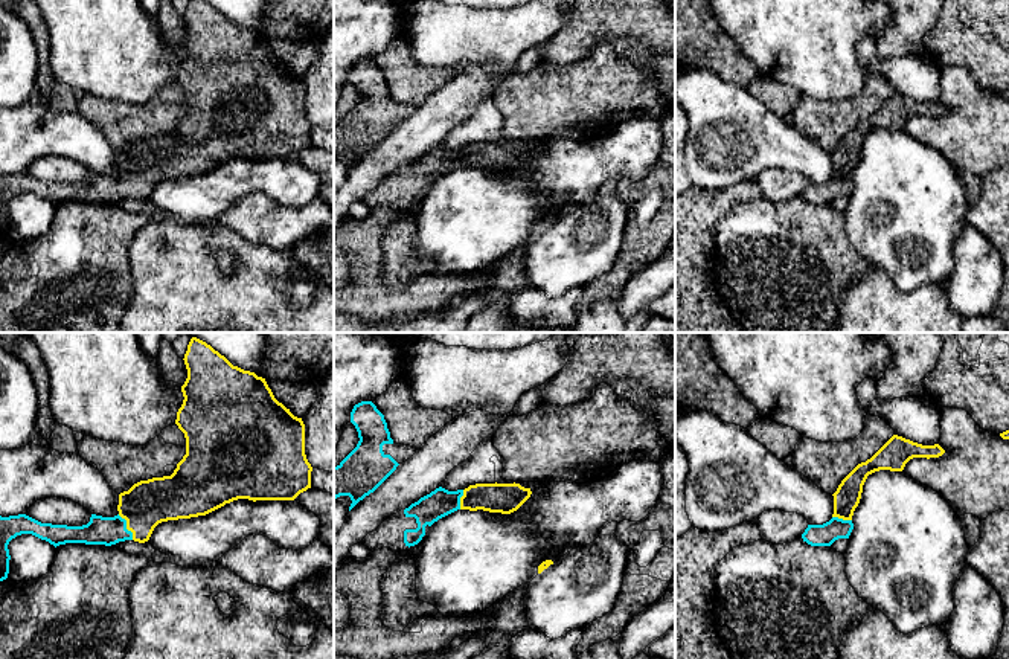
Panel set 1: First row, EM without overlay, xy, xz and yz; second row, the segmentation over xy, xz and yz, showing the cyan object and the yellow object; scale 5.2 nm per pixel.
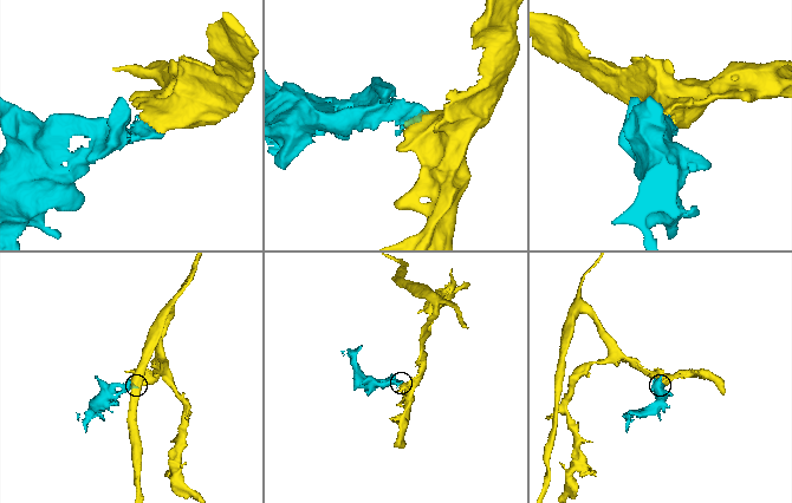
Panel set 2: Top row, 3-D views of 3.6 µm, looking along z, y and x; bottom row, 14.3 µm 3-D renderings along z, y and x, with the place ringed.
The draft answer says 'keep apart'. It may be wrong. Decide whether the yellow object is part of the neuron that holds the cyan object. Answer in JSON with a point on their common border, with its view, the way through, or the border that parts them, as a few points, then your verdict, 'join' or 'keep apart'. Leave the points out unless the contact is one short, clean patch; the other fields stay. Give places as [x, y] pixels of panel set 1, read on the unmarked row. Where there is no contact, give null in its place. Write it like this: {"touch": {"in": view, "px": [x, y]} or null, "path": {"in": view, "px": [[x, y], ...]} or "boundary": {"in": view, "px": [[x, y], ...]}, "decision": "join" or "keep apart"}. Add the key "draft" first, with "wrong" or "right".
{"draft": "wrong", "touch": {"in": "xy", "px": [125, 185]}, "decision": "join"}

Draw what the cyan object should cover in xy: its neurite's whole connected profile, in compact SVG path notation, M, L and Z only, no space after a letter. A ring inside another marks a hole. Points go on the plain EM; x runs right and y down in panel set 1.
M189 0L183 18L187 37L175 82L184 92L186 113L174 131L134 142L119 153L117 174L91 172L82 185L41 182L26 172L0 174L0 239L9 232L8 203L21 192L32 192L55 206L66 201L111 204L125 198L145 201L162 180L206 174L238 157L294 159L311 146L305 82L274 56L265 37L233 24L206 0Z

